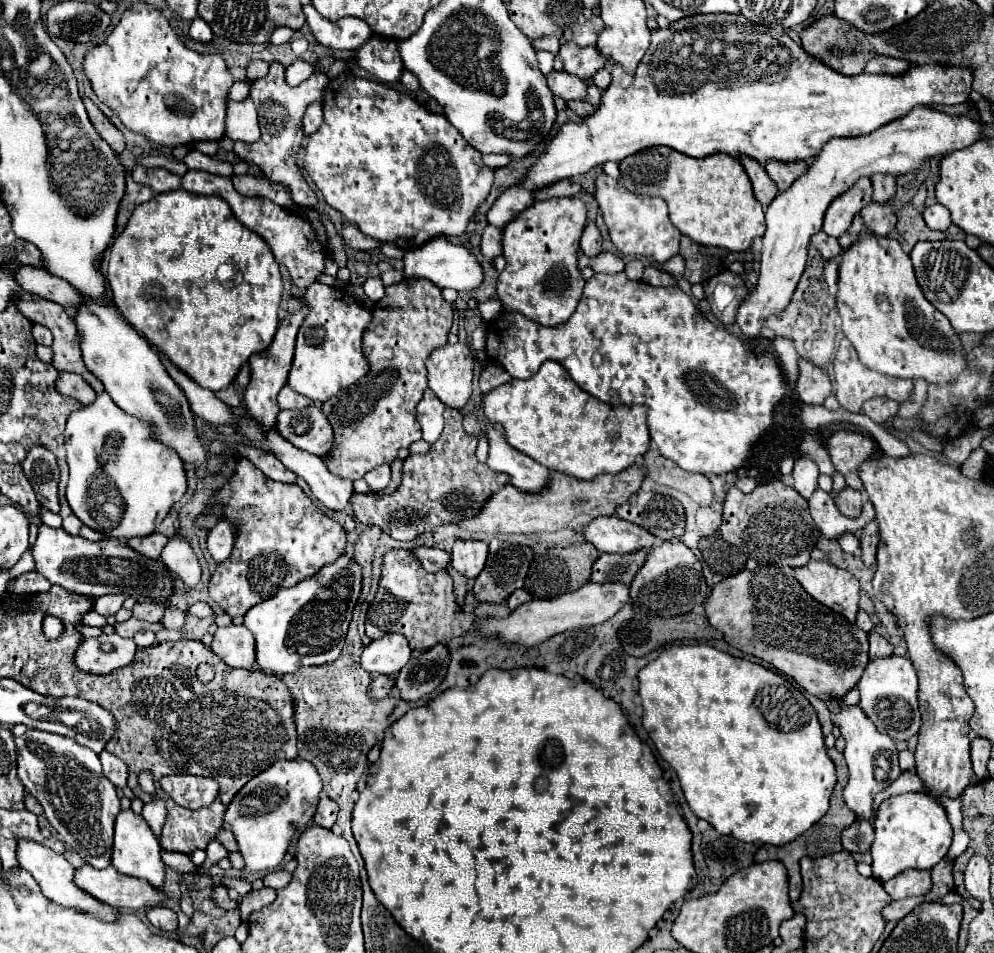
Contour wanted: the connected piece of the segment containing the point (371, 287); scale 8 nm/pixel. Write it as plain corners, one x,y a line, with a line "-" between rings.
368,278
364,282
364,292
372,302
378,302
384,296
384,284
380,278

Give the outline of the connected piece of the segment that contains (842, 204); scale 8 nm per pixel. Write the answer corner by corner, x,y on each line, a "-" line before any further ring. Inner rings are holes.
860,178
848,192
844,192
842,196
838,196
830,208
826,210
826,216
824,216
824,232
830,234
830,236
842,236
854,216
866,206
872,202
872,182
870,178

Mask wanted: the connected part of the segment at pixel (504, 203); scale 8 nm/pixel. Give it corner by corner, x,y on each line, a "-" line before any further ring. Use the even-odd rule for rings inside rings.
698,14
698,16
690,16
690,18
682,18
678,22
674,22
670,28
666,30
656,30
652,34
652,44
646,52
646,56
640,60
634,76
628,76
628,72
622,72
620,66
612,66
612,84
608,86
608,90
602,94
602,102
600,102
600,108
580,120
580,122
566,122
560,132
550,140
546,152
538,158
538,162
528,170
528,178
524,180
524,184
518,184
518,186
512,186
508,188
490,208
488,212
488,222
498,226
498,228
504,228
510,220
514,220
522,210
526,210
532,202
534,202
534,196
532,192
538,190
538,188
544,188
544,186
550,186
562,178
570,178
570,176
578,176
578,174
584,174
588,172
590,168
598,166
598,164
604,164
608,160
614,160
614,162
620,162
624,160
626,156
632,156
644,148
650,148
650,146
670,146
686,156
692,156
692,158
706,158
706,156
712,156
716,152
724,152
732,158
740,158
740,156
748,156
760,164
766,164
766,160
780,160
780,162
796,162
796,160
808,160
808,158
814,158
818,156
818,152
822,150
822,146
834,138
834,136
862,136
862,134
870,134
874,130
878,130
880,126
896,120
896,118
902,118
906,112
910,112
912,108
916,106
932,106
932,104
942,104
942,106
954,106
954,104
962,104
970,98
970,80
972,80
972,72
970,68
942,68
942,64
924,64
924,66
912,66
908,68
908,72
904,74
898,74
898,76
892,76
892,74
858,74
858,76
842,76
838,72
834,72
832,68
828,68
826,64
822,64
820,60
812,58
810,54
806,54
802,50
800,44
796,44
784,30
774,30
774,28
766,28
766,26
758,26
754,22
748,22
742,14
-
698,26
728,26
728,50
724,44
720,44
718,40
710,40
706,38

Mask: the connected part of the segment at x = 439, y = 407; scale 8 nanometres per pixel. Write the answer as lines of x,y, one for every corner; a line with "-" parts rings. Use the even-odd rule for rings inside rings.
426,388
422,400
416,406
416,418
418,418
418,424
422,426
424,440
430,444
434,444
438,440
438,436
442,434
442,428
444,428
442,412
444,412
444,408
446,406
434,396
434,392
430,392
430,388

